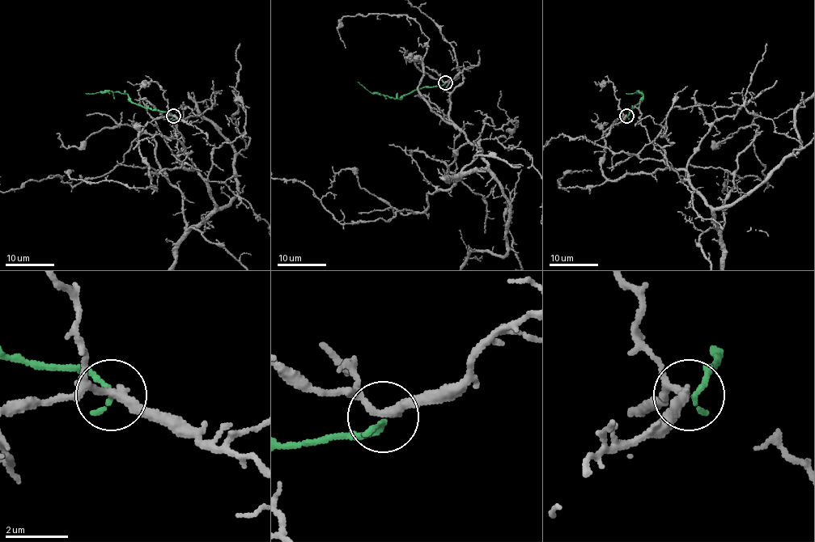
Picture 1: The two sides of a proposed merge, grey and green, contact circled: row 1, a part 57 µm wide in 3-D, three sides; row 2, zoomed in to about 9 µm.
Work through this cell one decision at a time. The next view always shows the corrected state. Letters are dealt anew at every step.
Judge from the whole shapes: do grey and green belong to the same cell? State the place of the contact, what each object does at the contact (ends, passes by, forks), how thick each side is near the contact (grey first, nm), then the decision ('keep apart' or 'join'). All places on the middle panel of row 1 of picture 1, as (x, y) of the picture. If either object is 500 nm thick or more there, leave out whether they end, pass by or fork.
at (445, 82); grey passes by; green ends there; 280 nm thick on the grey side, 190 nm on the other; keep apart

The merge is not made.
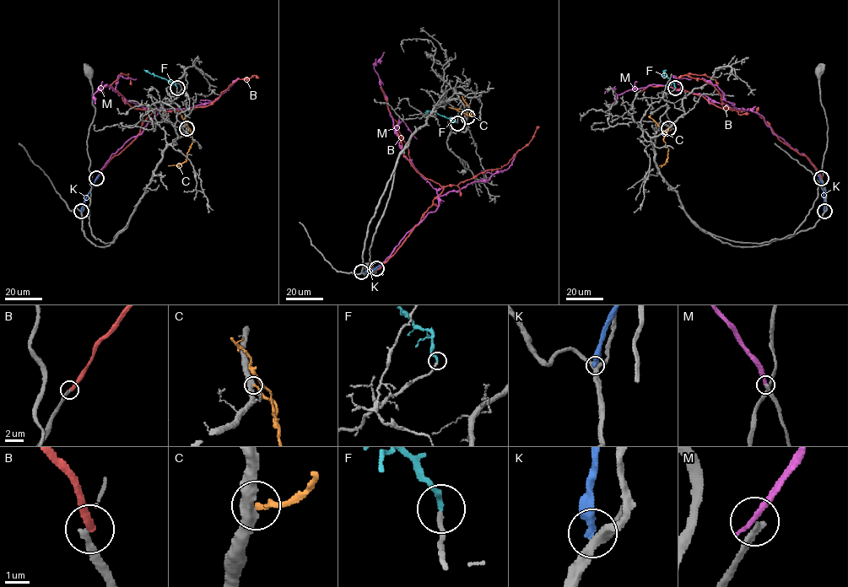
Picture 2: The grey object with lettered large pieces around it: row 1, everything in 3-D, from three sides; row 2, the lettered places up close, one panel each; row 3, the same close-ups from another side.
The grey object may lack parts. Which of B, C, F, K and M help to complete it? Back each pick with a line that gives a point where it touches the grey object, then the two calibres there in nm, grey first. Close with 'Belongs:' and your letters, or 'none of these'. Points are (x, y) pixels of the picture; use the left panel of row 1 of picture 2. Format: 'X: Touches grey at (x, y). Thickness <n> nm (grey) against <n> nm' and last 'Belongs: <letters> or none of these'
F: Touches grey at (177, 88). Thickness 190 nm (grey) against 240 nm
Belongs: F

